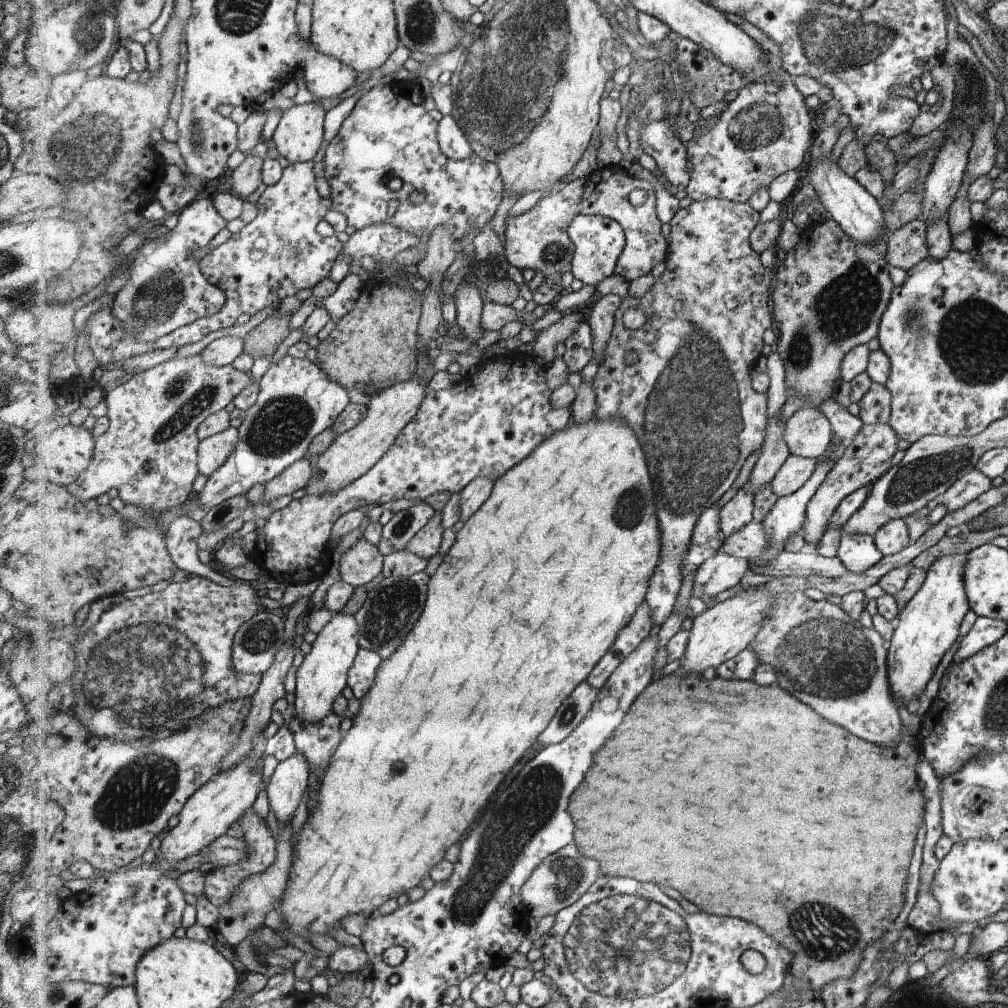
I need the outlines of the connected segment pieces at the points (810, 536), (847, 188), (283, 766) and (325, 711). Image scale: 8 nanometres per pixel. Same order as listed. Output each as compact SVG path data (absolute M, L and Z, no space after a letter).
M888 423L865 424L849 444L844 456L837 462L834 470L829 474L828 480L822 485L817 496L809 506L809 520L805 524L806 538L809 544L816 544L824 538L829 530L831 518L837 513L838 507L855 492L864 487L873 486L881 480L882 474L889 472L890 460L894 456L896 431Z
M826 157L817 165L812 164L805 181L814 186L817 196L825 208L852 238L865 243L881 241L882 235L885 233L885 217L881 201L856 177L849 175L839 163Z
M296 748L296 752L280 762L268 785L270 807L280 824L290 823L302 798L310 786L313 766L310 759Z
M337 613L318 634L311 653L304 657L296 672L296 712L302 720L321 721L335 710L337 698L349 686L351 670L362 650L362 627L357 615Z

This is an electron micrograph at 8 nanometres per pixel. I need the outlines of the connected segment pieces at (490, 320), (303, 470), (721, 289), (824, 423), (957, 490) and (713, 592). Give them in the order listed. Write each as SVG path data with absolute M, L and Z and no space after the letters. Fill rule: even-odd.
M485 301L483 327L486 332L492 330L502 331L503 328L507 327L510 323L522 322L524 327L526 326L524 334L526 334L528 342L536 342L540 333L534 330L534 326L532 326L536 320L537 318L533 313L529 313L528 316L524 316L523 312L516 310L514 306Z
M300 459L267 486L267 502L272 498L280 498L286 494L296 494L298 490L307 488L310 478L314 476L314 466L310 459Z
M713 198L705 201L695 201L689 207L680 209L676 218L670 223L672 233L670 238L671 250L668 260L666 260L667 270L661 276L656 278L656 283L652 290L646 294L644 299L636 300L629 296L623 299L622 308L618 311L617 321L613 337L610 339L607 348L607 357L599 367L599 374L596 375L594 386L597 392L599 409L598 418L601 416L610 416L610 414L622 414L624 419L637 432L638 438L642 441L645 453L653 478L654 492L656 497L657 515L659 516L662 527L663 551L661 565L656 569L656 574L651 578L650 590L647 600L654 611L655 621L657 624L664 624L668 616L672 616L676 602L680 602L680 590L684 582L684 566L693 546L695 533L697 532L698 523L707 510L716 506L724 494L734 486L738 477L742 477L742 469L746 466L751 456L763 448L767 440L767 426L769 425L768 410L770 410L770 396L768 393L761 393L754 388L754 378L752 378L751 366L763 356L762 347L766 346L764 334L768 328L775 328L775 317L772 314L772 300L774 286L777 285L776 269L764 266L760 260L762 256L752 248L750 236L761 223L762 213L756 210L750 202L741 203L730 199ZM631 308L644 308L648 315L648 324L642 330L632 330L624 326L624 313ZM628 352L637 352L638 362L634 365L626 364L626 354Z
M803 406L791 416L787 426L787 441L794 455L820 459L831 448L834 435L830 417L814 407Z
M976 468L965 474L943 494L947 512L956 510L971 500L978 498L980 494L993 486L991 481L992 479L989 479Z
M720 552L714 558L707 560L697 572L695 578L695 595L702 598L704 594L708 594L711 598L717 600L723 591L738 586L745 579L745 576L752 567L752 562L745 558Z

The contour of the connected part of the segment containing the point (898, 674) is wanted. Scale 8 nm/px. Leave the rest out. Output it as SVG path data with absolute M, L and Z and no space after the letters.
M954 555L954 558L942 558L937 560L927 572L924 584L921 589L912 597L905 607L901 607L899 616L895 621L895 629L888 643L888 677L890 690L893 692L893 699L899 707L906 707L914 698L926 690L938 664L944 654L952 648L952 644L959 638L959 628L964 616L972 608L969 605L969 597L965 591L964 572L962 572L962 558Z

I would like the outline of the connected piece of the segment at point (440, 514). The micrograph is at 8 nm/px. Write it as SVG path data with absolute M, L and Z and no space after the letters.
M444 510L438 511L434 518L418 533L412 540L408 549L420 556L434 558L442 548L444 542L444 532L447 526L444 520Z

